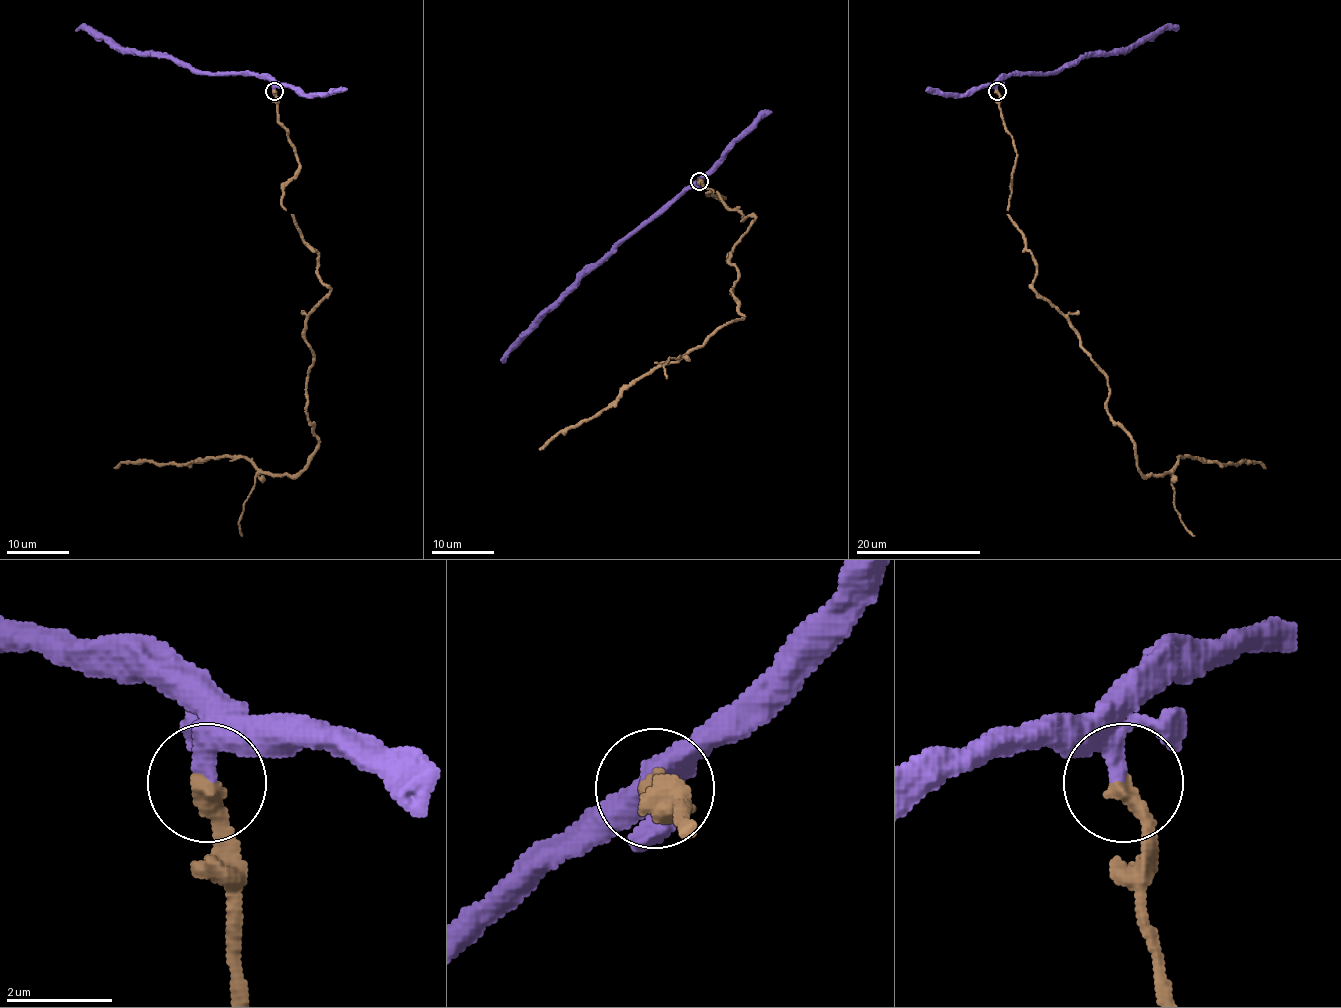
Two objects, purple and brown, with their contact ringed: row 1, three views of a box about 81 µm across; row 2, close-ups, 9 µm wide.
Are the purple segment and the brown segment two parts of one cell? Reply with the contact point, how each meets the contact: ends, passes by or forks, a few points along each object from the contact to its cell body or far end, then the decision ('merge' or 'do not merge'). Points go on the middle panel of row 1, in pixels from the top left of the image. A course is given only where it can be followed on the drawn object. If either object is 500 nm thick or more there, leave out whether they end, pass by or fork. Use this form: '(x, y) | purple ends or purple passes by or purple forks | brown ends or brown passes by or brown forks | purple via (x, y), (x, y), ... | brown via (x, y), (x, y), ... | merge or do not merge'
(699, 181) | purple ends | brown ends | purple via (699, 181), (619, 242), (541, 319), (502, 362) | brown via (699, 181), (742, 220), (755, 219), (730, 261), (742, 317), (656, 365), (539, 450) | do not merge

